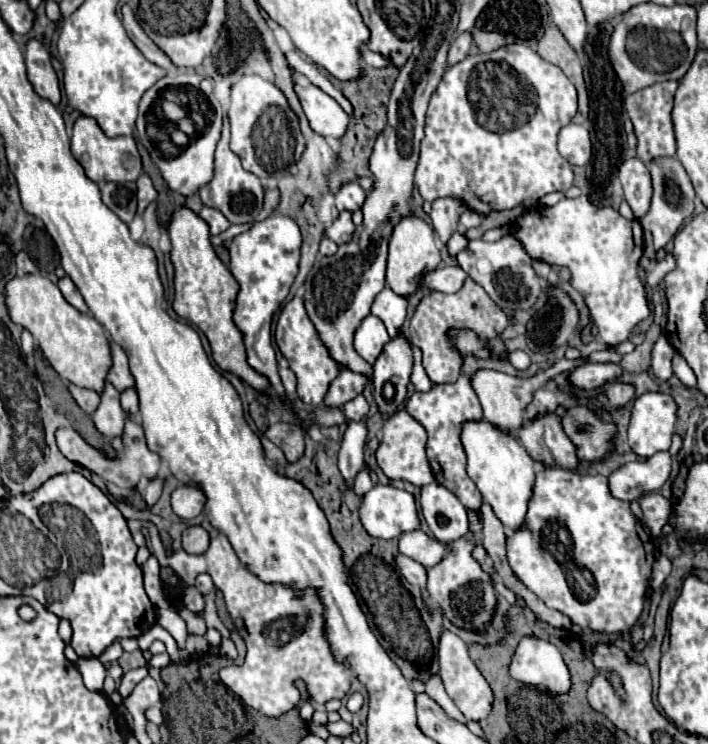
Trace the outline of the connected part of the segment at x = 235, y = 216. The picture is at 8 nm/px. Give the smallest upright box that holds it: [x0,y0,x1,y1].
[198,117,264,223]

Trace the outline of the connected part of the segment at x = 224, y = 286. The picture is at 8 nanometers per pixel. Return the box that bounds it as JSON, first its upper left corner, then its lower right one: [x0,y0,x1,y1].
[168,207,268,391]

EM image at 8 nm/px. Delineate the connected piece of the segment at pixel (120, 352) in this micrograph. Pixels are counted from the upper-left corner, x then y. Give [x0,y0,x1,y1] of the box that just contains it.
[108,343,134,391]

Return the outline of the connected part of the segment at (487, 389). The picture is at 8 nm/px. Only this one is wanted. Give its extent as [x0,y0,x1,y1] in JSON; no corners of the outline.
[470,357,586,429]

